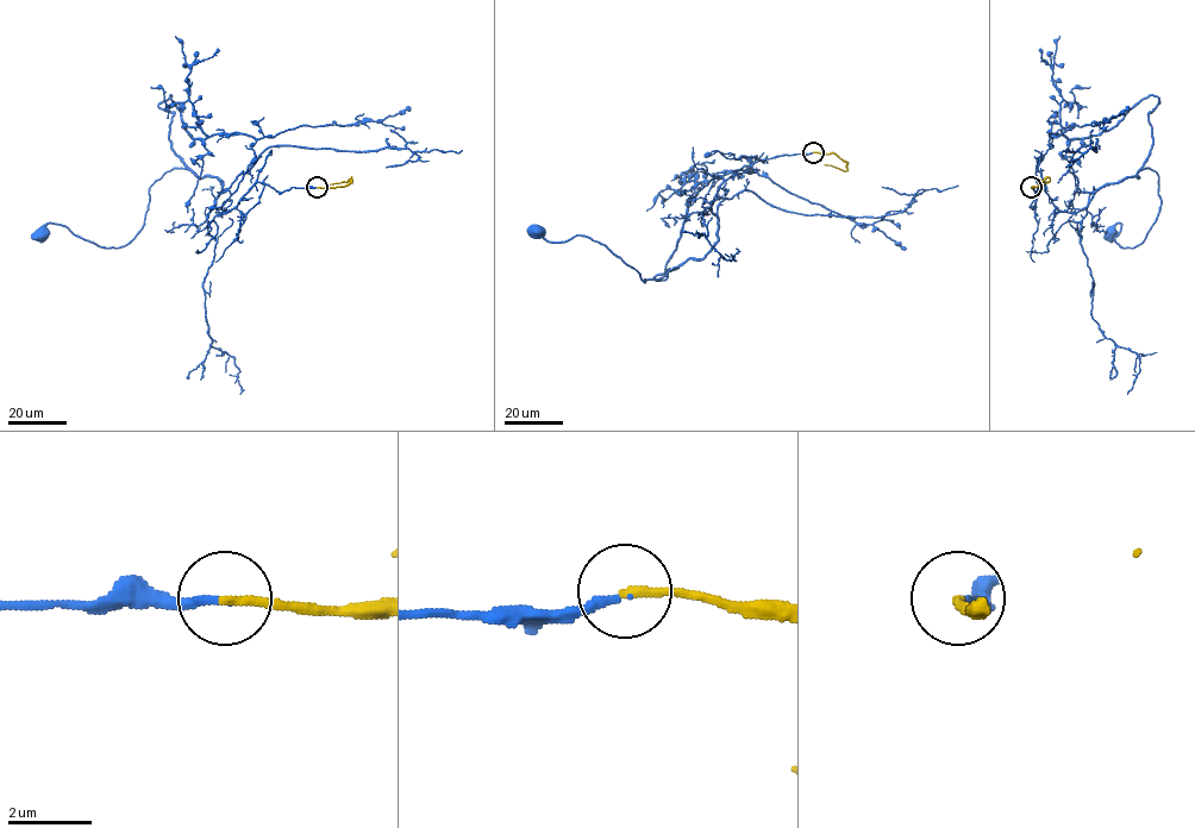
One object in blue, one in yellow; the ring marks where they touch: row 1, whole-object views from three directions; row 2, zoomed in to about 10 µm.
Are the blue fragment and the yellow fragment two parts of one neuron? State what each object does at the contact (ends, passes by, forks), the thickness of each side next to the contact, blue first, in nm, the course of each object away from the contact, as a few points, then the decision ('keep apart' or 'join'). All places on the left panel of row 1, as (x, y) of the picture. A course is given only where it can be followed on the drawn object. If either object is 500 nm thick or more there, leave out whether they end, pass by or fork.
blue ends; yellow ends; calibres 200 and 220 nm; course blue (317, 187), (256, 182), (219, 213), (218, 177), (173, 168), (124, 246), (50, 223), (39, 236); course yellow (317, 187), (344, 187), (351, 177), (329, 184); join

